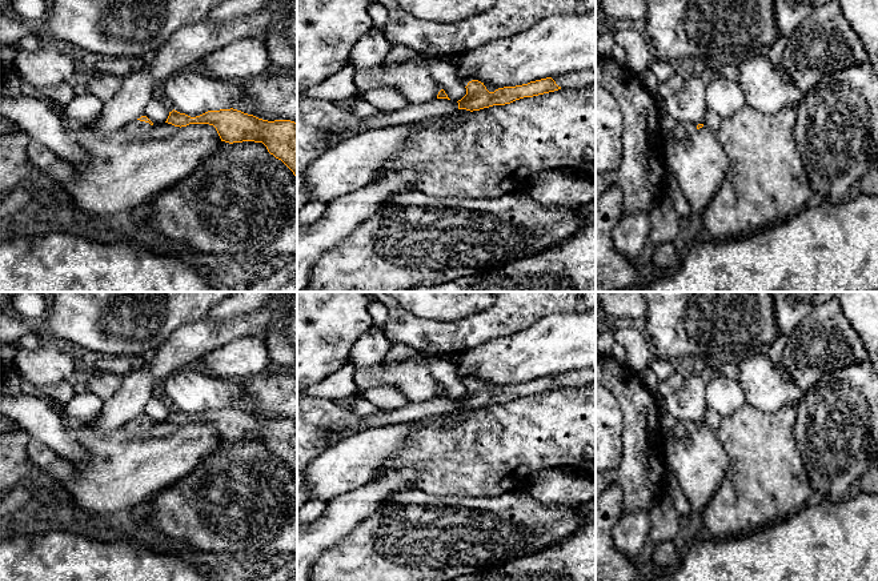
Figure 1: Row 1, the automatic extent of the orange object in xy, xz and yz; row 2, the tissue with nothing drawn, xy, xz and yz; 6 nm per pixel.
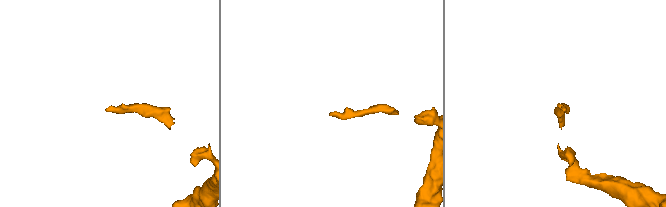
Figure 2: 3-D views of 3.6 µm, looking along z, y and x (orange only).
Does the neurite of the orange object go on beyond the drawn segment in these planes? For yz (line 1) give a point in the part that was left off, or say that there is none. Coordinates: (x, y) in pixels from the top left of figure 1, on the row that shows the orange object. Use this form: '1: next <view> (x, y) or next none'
1: next none

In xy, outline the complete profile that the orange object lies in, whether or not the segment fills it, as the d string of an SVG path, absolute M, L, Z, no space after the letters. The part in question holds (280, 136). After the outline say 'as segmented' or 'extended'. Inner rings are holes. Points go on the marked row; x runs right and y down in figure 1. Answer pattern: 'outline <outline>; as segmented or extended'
outline M230 108L208 111L196 117L173 109L165 123L180 128L189 124L209 124L216 128L221 141L229 144L262 143L268 152L281 160L297 177L297 124L294 121L268 121Z; as segmented

